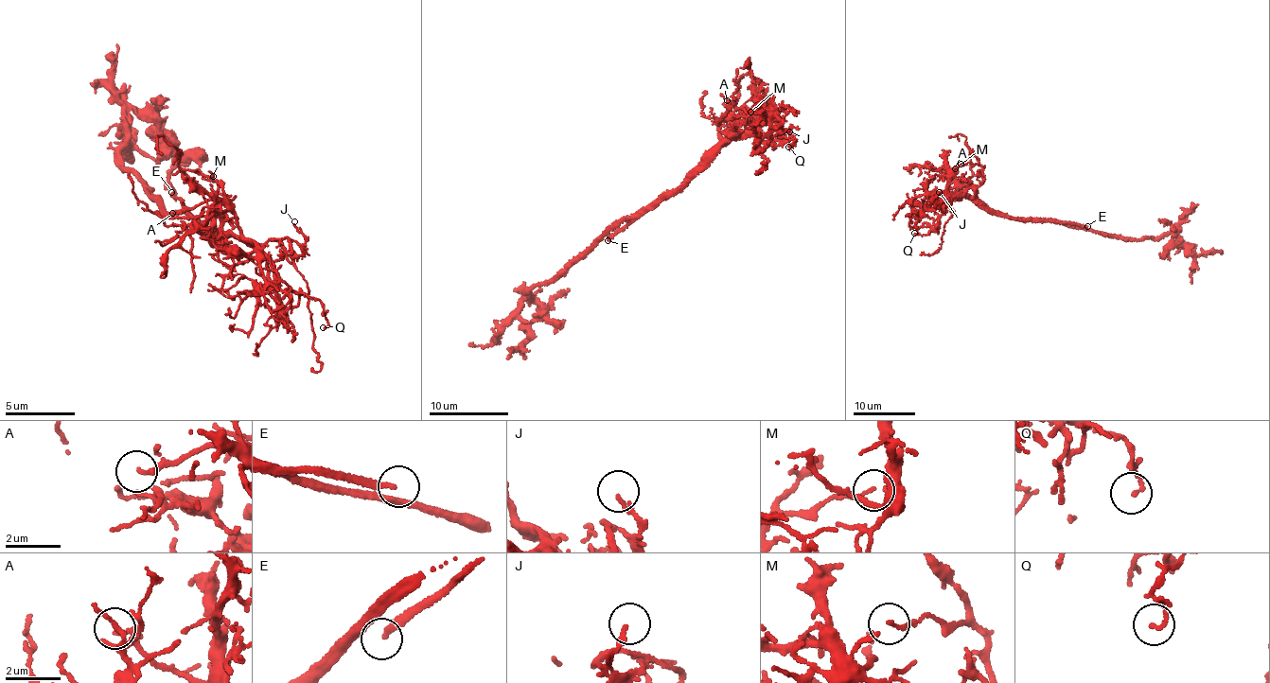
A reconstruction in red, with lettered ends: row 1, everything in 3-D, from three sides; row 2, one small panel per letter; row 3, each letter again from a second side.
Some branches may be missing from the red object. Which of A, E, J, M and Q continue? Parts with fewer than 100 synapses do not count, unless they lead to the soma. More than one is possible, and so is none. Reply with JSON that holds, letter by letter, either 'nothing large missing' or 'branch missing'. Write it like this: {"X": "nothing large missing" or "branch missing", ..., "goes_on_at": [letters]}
{"A": "nothing large missing", "E": "branch missing", "J": "nothing large missing", "M": "nothing large missing", "Q": "nothing large missing", "goes_on_at": ["E"]}

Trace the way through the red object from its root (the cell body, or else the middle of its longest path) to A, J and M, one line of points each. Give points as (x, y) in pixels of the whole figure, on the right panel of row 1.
A: (1055, 222), (1017, 219), (949, 191), (951, 177), (958, 171), (955, 168)
J: (1055, 222), (1024, 221), (963, 196), (948, 199), (949, 201), (941, 204), (934, 201), (939, 192)
M: (1055, 222), (1024, 221), (984, 205), (977, 199), (977, 189), (983, 178), (980, 166), (968, 162), (961, 164)

